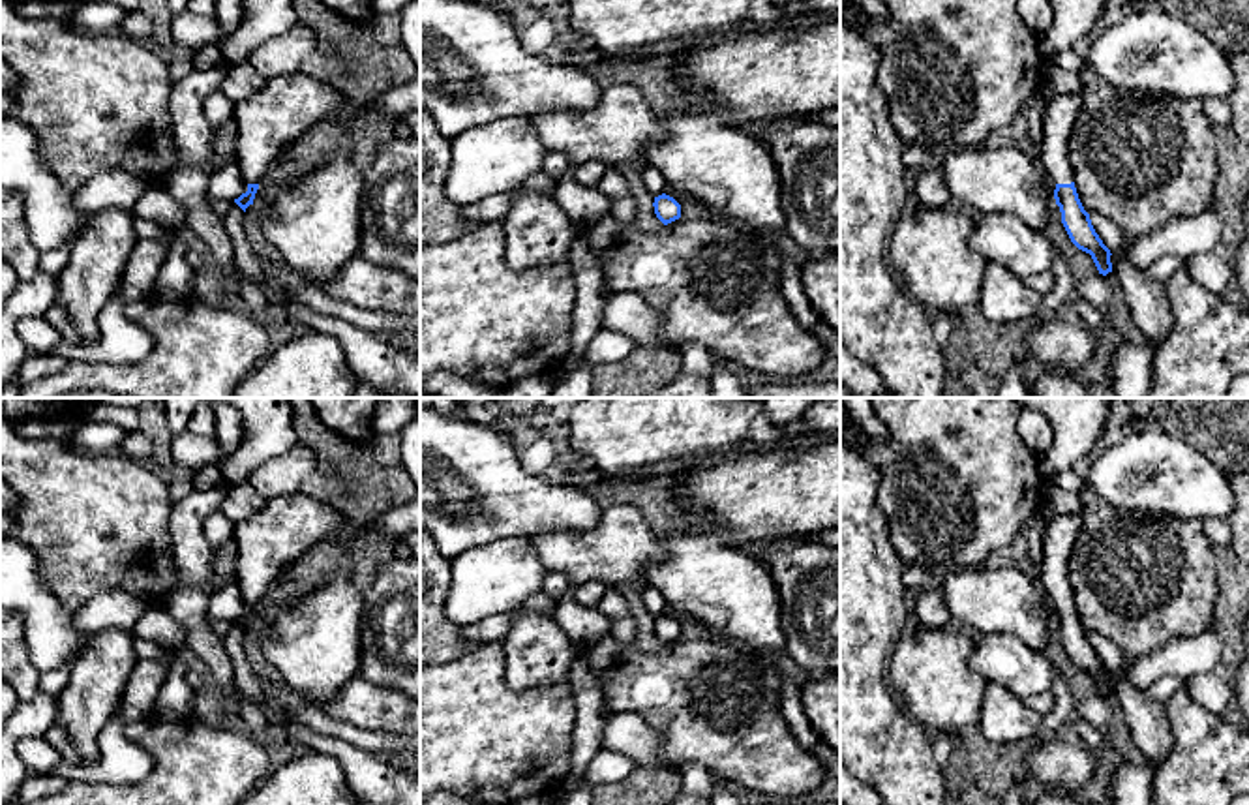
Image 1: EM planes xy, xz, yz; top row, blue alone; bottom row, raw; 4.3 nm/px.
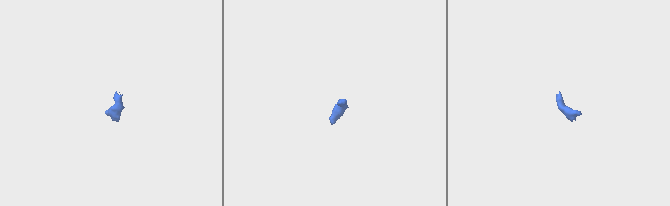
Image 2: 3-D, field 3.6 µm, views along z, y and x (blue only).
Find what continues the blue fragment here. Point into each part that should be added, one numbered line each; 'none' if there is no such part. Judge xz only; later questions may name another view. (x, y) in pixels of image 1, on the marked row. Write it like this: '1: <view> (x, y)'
none

